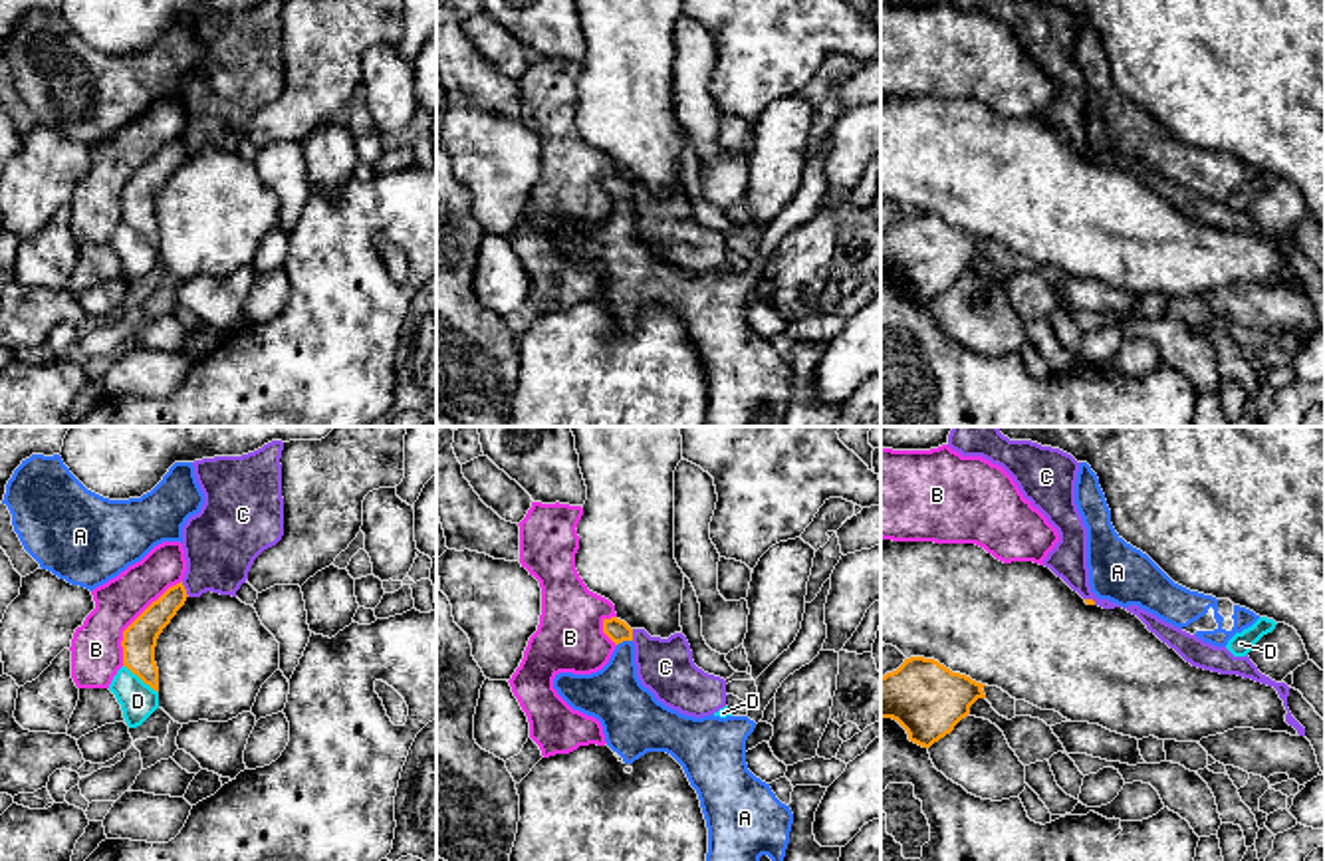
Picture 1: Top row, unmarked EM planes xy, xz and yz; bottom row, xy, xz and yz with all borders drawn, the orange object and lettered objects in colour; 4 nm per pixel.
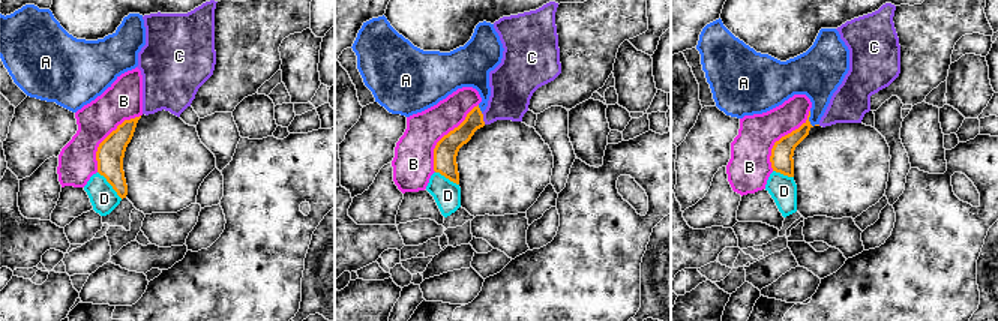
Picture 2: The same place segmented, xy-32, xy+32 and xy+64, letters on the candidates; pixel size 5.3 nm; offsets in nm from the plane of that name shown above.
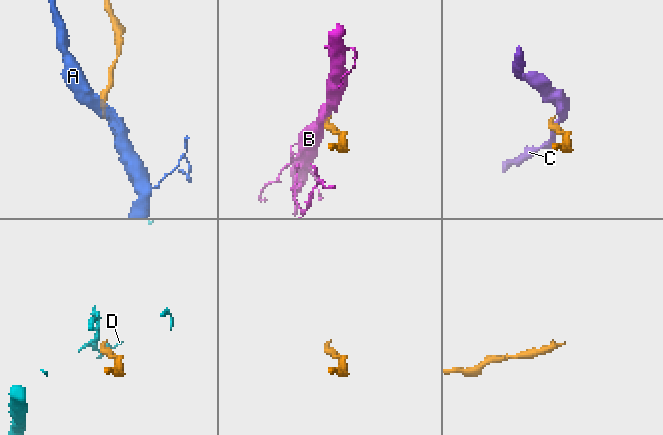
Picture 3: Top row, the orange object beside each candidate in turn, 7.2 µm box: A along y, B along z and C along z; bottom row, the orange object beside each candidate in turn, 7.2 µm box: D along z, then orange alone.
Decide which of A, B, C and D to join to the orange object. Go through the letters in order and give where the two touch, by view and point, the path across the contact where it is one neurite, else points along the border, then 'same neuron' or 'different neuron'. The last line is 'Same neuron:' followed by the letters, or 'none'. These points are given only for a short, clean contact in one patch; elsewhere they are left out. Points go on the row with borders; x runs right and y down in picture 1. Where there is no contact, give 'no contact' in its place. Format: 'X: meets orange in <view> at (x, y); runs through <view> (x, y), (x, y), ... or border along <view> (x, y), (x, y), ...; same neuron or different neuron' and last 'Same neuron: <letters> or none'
A: meets orange in xz at (623, 639); runs through xz (615, 629), (623, 639), (621, 671), (613, 695); same neuron
B: meets orange in xy at (135, 619); different neuron
C: meets orange in xy at (185, 590); different neuron
D: meets orange in xy at (141, 679); different neuron
Same neuron: A

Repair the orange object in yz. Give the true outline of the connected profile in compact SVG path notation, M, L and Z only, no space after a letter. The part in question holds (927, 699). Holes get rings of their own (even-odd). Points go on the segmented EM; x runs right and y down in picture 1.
M910 657L897 671L881 676L881 718L897 720L910 742L930 748L970 714L970 706L978 698L986 698L984 686L966 675L952 673L934 659Z

